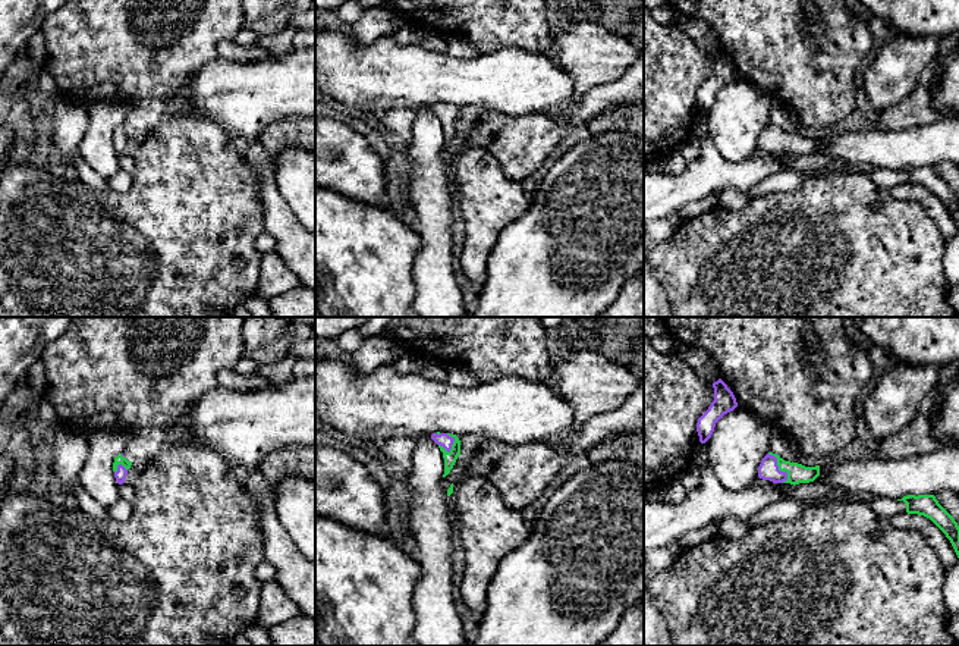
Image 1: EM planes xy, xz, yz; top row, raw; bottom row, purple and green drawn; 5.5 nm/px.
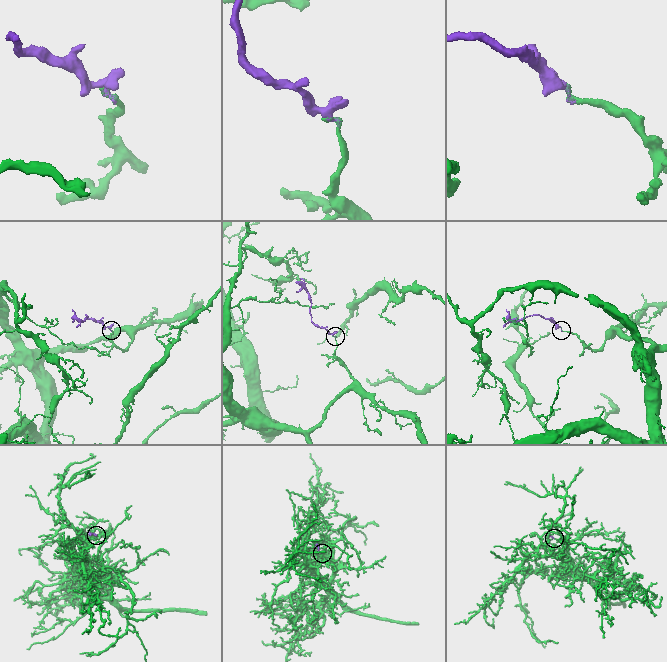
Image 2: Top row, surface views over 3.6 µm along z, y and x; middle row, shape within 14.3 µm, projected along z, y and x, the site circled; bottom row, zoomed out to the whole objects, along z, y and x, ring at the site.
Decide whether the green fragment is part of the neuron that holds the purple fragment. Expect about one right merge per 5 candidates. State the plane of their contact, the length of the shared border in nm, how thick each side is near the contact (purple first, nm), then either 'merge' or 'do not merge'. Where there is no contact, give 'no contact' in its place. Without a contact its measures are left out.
yz | 190 nm | 110/110 nm | merge

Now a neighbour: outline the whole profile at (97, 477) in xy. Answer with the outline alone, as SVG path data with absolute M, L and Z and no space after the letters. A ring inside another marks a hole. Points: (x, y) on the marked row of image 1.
M101 427L85 433L89 454L81 471L81 486L103 507L110 508L120 498L113 462L123 454L128 432L111 427Z

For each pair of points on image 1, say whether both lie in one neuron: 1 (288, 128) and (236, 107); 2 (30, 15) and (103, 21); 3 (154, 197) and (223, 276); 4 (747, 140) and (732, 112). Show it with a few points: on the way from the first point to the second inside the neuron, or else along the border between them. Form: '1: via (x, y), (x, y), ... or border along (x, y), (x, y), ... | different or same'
1: border along (299, 116), (286, 116), (273, 122), (257, 138) | different
2: border along (47, 15), (38, 30) | different
3: via (175, 218), (203, 257) | same
4: via (739, 132), (735, 128), (735, 119) | same

